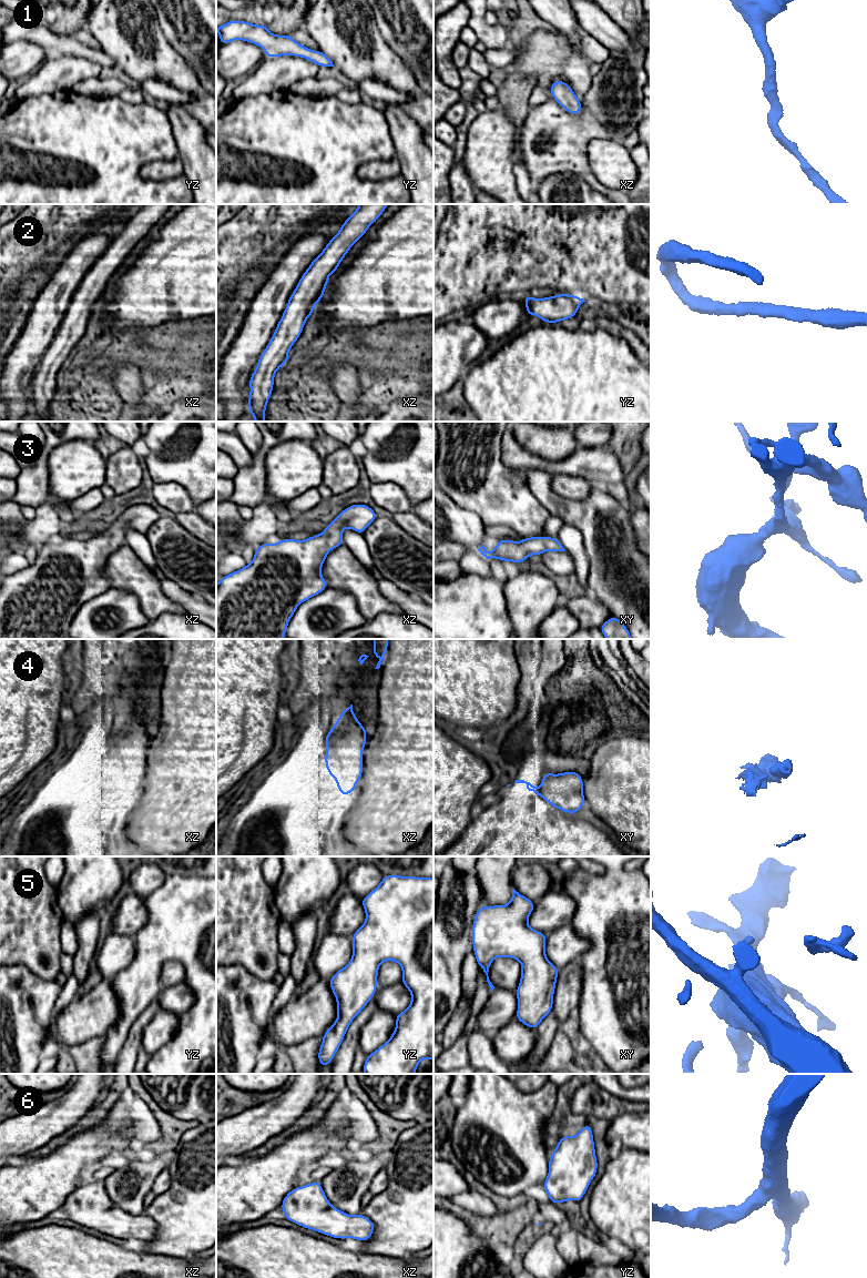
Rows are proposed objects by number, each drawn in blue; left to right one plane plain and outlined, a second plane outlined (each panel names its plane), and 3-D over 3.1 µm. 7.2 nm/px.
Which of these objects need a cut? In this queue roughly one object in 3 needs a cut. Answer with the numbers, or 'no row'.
4

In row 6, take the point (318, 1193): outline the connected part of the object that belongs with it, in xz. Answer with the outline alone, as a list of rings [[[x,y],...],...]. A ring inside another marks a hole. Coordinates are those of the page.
[[[322,1181],[293,1188],[280,1205],[285,1219],[333,1238],[370,1239],[375,1225],[366,1216],[350,1216],[332,1206]]]

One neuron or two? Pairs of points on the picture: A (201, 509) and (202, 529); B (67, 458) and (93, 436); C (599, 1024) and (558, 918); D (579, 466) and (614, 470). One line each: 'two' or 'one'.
A: two
B: two
C: two
D: one

